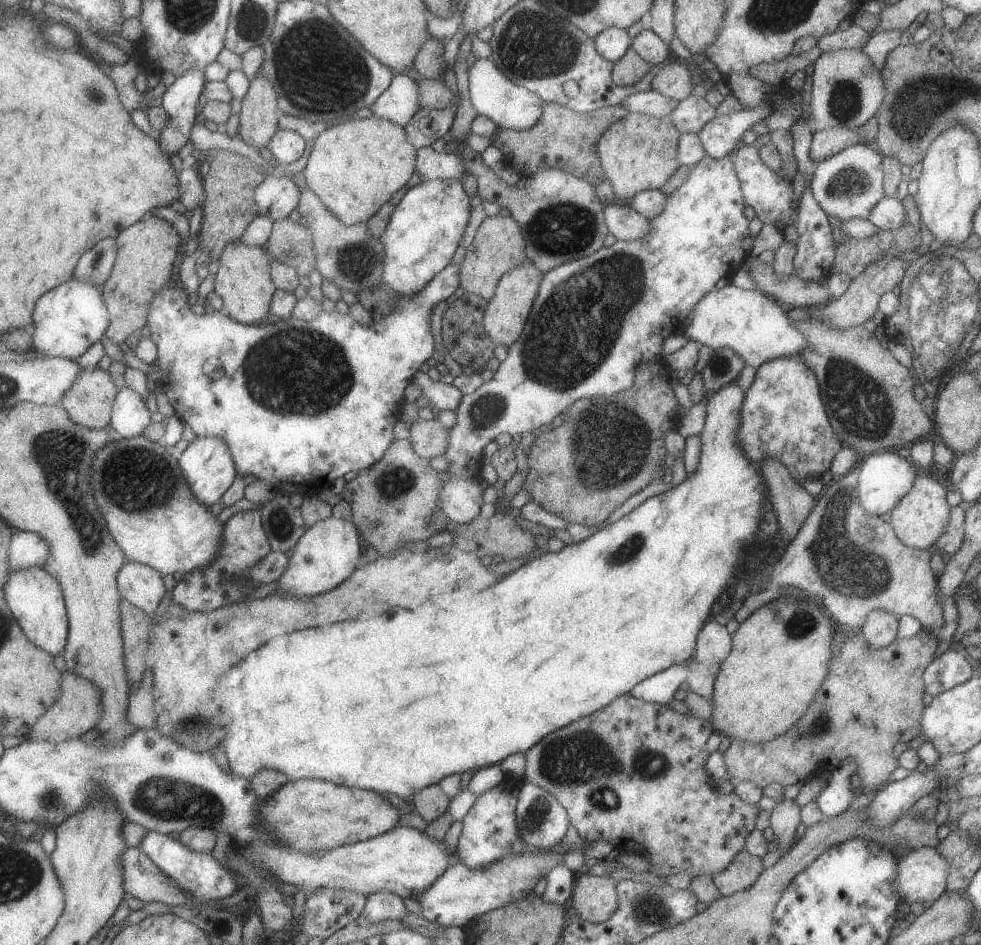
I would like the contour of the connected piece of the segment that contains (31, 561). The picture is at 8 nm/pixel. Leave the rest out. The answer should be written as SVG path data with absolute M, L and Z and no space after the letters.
M15 531L10 549L10 572L47 564L51 544L35 532Z

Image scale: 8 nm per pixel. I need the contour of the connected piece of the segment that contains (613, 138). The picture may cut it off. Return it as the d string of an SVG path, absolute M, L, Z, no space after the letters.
M628 113L603 130L596 145L596 154L616 201L625 203L641 190L663 186L663 182L680 167L677 162L678 136L669 115L658 118L642 113Z

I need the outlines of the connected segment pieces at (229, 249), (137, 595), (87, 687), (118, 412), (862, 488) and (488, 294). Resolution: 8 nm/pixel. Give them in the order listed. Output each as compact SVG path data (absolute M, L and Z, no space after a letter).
M239 240L225 244L218 259L219 269L213 276L214 292L221 298L222 312L231 320L253 326L264 323L269 315L269 306L274 294L274 284L269 278L270 255L264 247L247 246Z
M128 561L119 572L118 584L124 599L152 616L166 592L162 578L153 568Z
M63 672L62 694L58 702L35 724L34 730L28 738L35 741L52 741L53 743L66 742L71 738L80 738L89 730L97 727L103 720L103 696L99 686L95 686L85 676L75 672Z
M127 384L118 391L110 425L118 437L131 439L140 436L145 430L147 424L151 422L151 414L145 403Z
M876 451L871 453L871 456L859 467L855 484L856 501L859 502L861 510L865 510L865 514L881 516L889 512L903 498L903 494L907 494L915 478L915 470L911 466L911 461L898 456L895 451Z
M500 214L486 217L479 227L471 245L464 247L465 258L459 265L460 287L467 293L472 293L489 301L494 294L495 286L503 274L509 272L518 265L530 263L525 257L523 236L515 220Z

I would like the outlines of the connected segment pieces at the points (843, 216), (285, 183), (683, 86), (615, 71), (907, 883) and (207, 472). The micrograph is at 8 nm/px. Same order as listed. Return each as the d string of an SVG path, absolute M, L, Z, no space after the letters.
M851 144L815 166L809 188L815 202L826 214L836 216L840 220L867 219L871 206L875 206L875 202L885 197L882 188L881 156L868 146Z
M267 175L253 188L257 215L275 222L286 218L299 201L299 190L292 179Z
M679 62L665 64L651 80L651 89L673 100L681 101L691 95L690 69Z
M627 48L627 51L619 60L612 63L611 80L615 86L627 87L636 84L649 73L652 66L635 54L633 48Z
M920 847L910 849L907 854L899 856L895 862L895 880L893 886L897 890L897 896L907 904L934 902L945 893L945 882L947 881L947 864L943 856L937 854L936 848Z
M217 436L196 437L193 442L189 442L181 454L178 464L182 468L183 475L186 476L186 484L189 484L189 489L195 498L199 502L203 502L205 506L218 502L236 476L231 454L225 446L225 442L219 440Z

